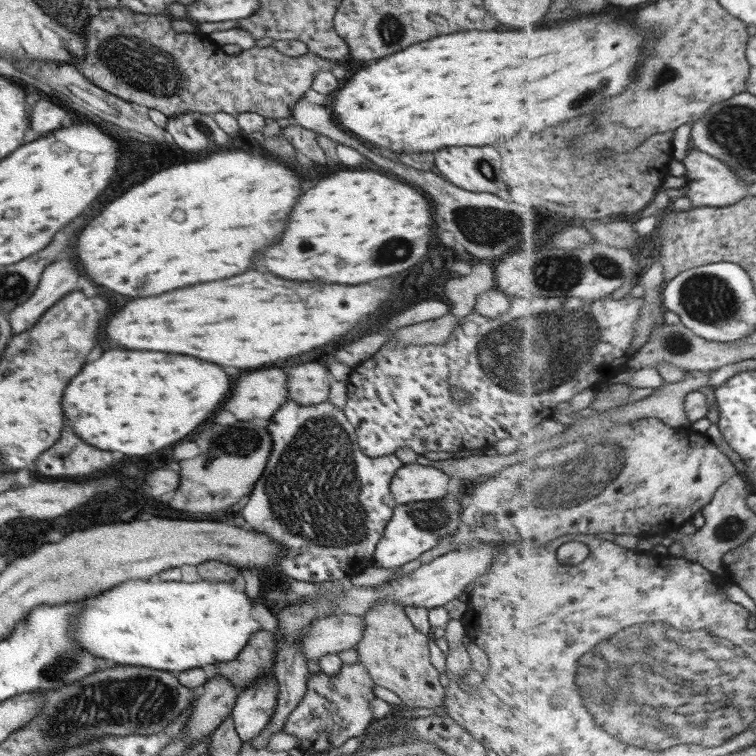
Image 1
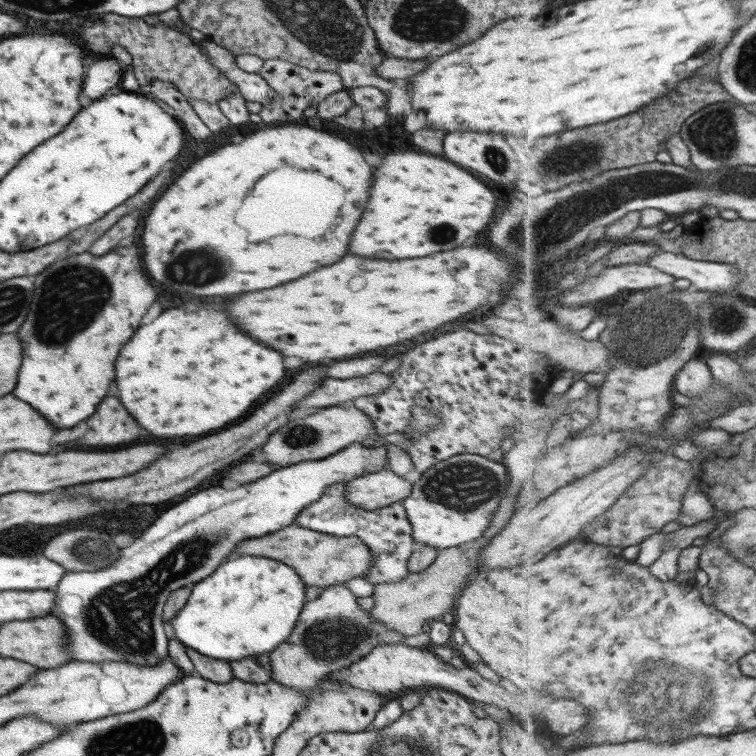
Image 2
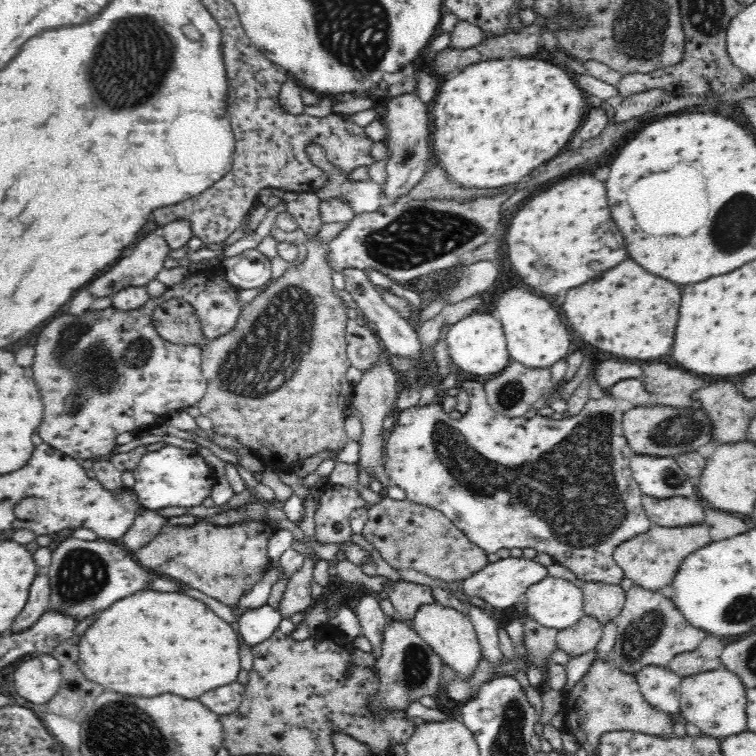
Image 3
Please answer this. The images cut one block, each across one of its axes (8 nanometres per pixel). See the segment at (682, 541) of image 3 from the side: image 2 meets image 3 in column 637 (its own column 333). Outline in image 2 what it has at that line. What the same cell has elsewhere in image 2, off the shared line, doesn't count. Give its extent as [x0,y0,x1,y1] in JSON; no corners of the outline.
[236,526,372,589]

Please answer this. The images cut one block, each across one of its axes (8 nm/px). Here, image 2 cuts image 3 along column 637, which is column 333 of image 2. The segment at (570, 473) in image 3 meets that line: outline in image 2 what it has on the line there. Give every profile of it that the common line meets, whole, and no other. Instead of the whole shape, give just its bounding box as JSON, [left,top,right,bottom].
[296,480,417,584]

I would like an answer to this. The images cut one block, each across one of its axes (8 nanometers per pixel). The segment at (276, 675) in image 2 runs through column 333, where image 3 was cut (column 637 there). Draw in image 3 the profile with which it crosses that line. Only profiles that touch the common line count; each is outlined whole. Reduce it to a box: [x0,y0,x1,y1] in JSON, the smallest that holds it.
[607,585,710,675]

